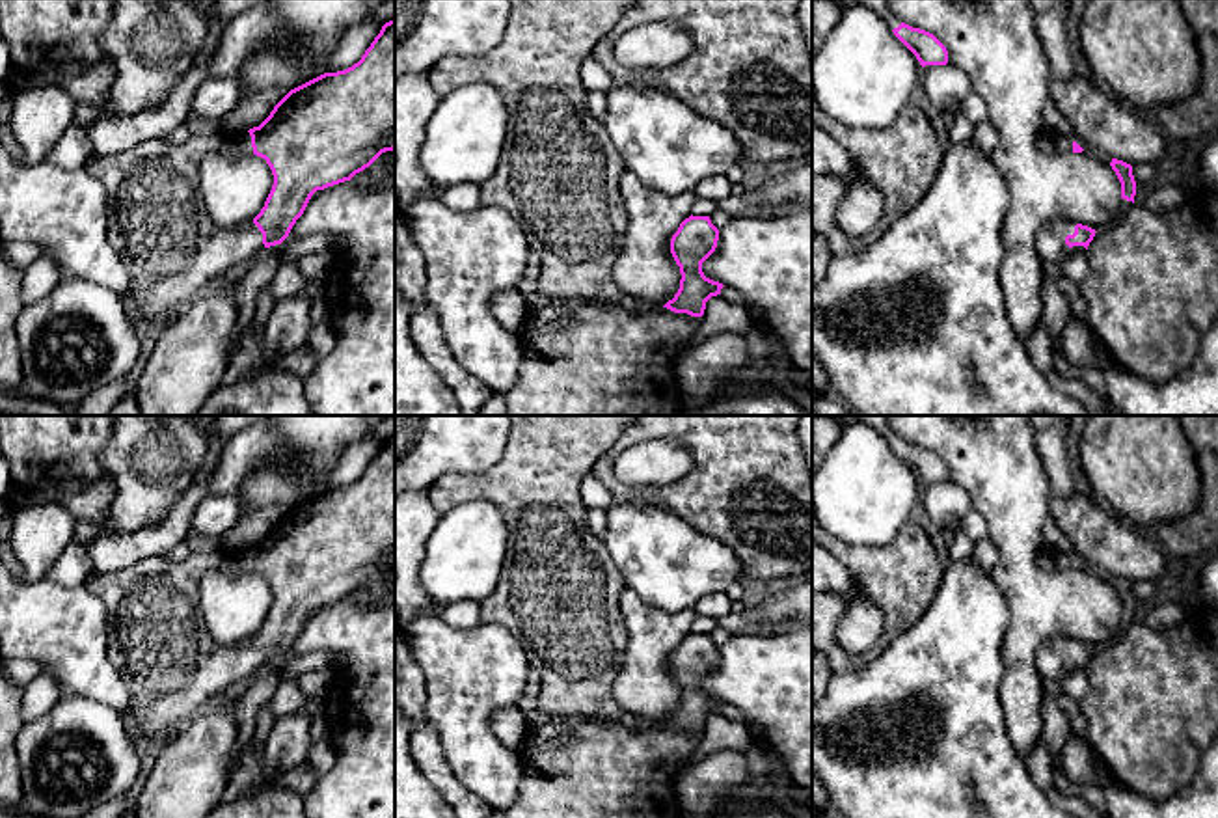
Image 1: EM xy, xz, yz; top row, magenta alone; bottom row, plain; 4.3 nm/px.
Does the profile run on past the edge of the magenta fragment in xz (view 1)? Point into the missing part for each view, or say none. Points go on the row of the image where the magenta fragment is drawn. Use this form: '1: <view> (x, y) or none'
1: none

